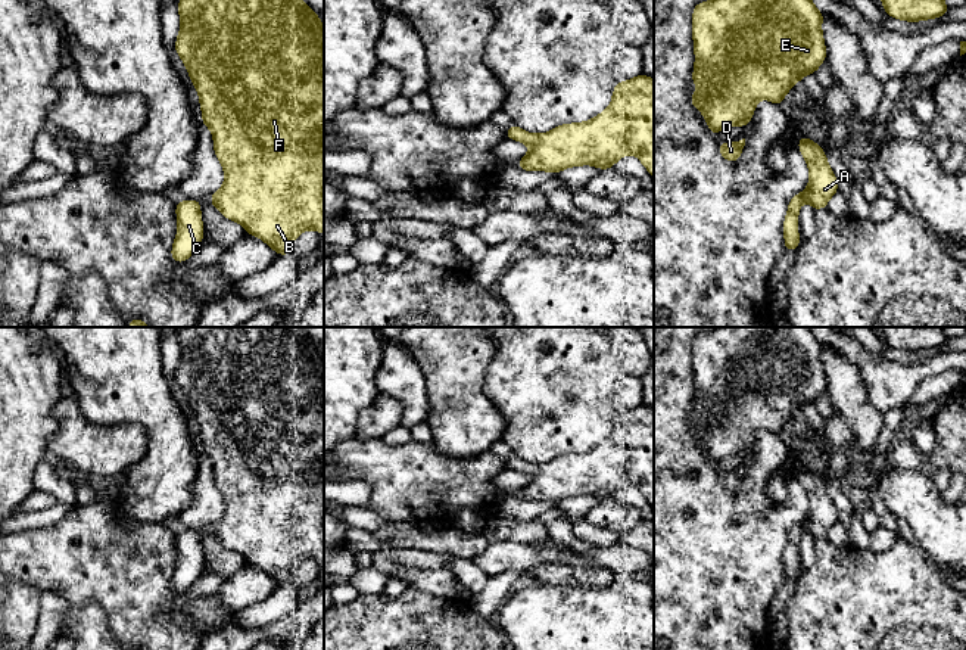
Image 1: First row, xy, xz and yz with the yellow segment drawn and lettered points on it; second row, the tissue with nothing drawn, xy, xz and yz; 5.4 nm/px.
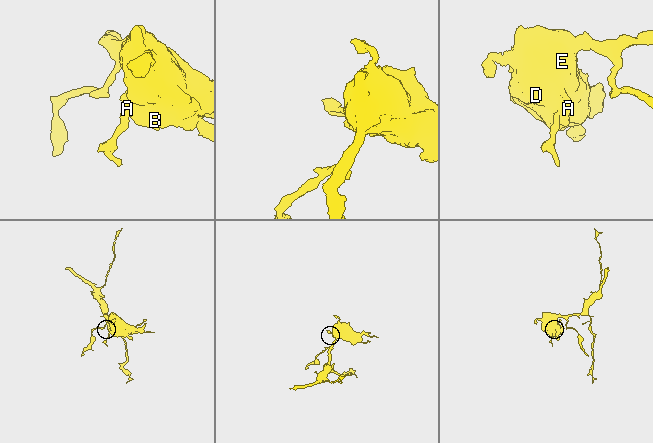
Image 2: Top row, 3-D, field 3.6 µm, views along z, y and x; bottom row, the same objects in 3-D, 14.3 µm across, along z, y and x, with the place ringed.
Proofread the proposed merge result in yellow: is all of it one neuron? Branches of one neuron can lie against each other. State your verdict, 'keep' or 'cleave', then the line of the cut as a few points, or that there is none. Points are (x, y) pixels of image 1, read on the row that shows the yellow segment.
keep; no cut

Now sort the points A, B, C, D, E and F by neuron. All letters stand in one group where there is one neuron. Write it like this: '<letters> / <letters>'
A B C D E F

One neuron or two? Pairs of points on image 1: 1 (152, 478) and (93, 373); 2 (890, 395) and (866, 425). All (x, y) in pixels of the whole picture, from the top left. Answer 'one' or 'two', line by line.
1: one
2: two

